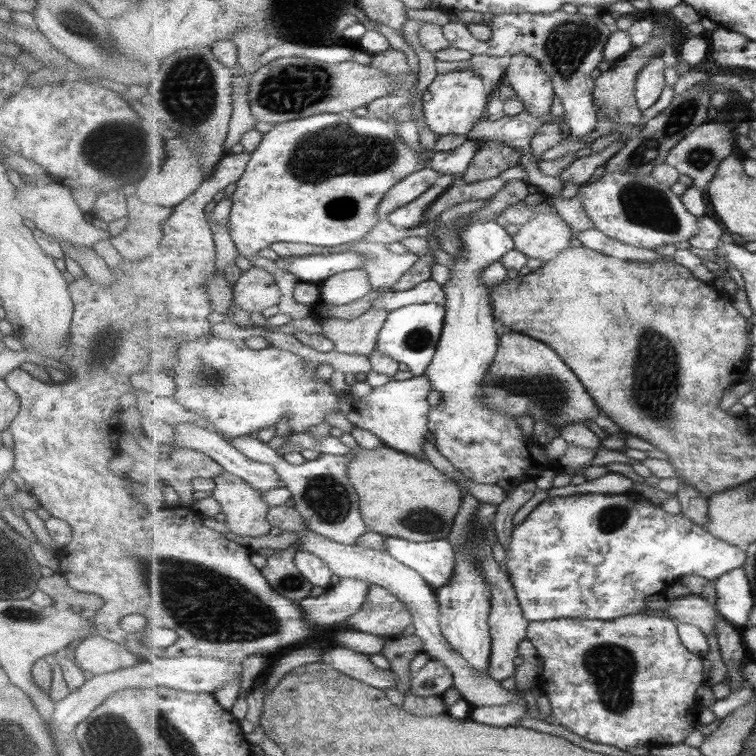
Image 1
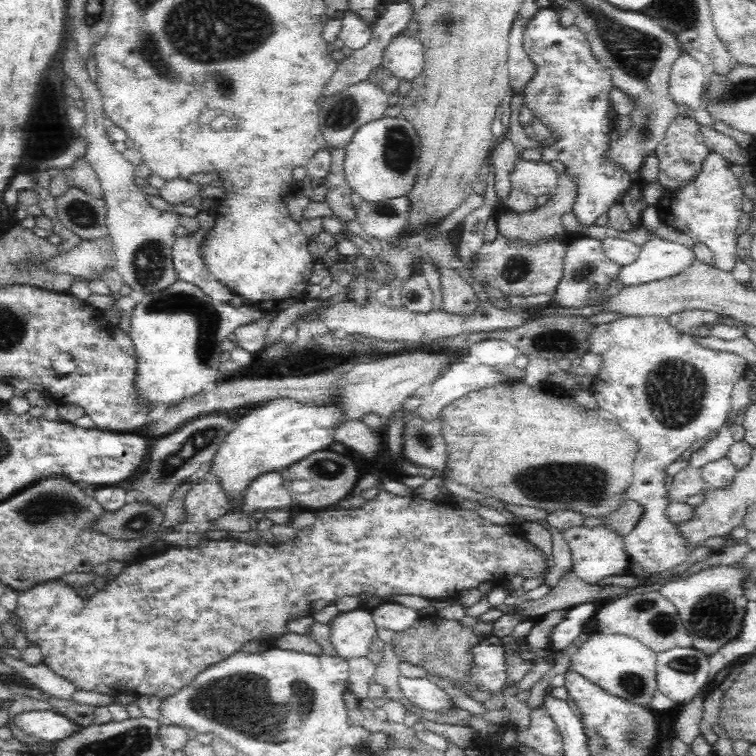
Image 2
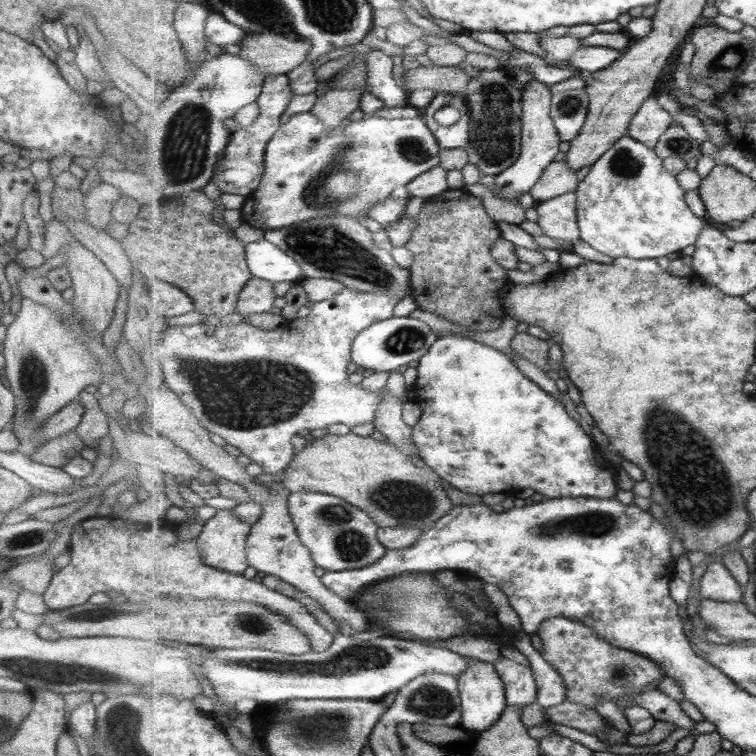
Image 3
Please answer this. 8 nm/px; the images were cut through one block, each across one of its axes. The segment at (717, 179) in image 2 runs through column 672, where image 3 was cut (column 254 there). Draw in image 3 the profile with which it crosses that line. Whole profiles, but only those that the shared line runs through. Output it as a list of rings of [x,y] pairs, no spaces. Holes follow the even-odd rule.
[[[302,112],[293,115],[286,124],[284,124],[269,141],[267,150],[266,169],[259,188],[255,190],[249,197],[249,200],[243,205],[241,210],[241,220],[248,223],[250,226],[259,228],[262,231],[279,230],[281,228],[289,228],[302,222],[313,220],[314,218],[327,218],[334,214],[342,214],[349,218],[354,218],[361,223],[364,223],[370,217],[370,208],[378,205],[378,202],[387,200],[399,186],[407,186],[413,182],[417,177],[429,172],[432,168],[441,164],[440,157],[440,142],[436,134],[429,128],[428,123],[423,116],[416,118],[397,118],[389,120],[389,118],[379,118],[379,116],[364,116],[360,120],[353,120],[347,126],[337,125],[333,130],[327,129],[327,126],[311,112]]]

